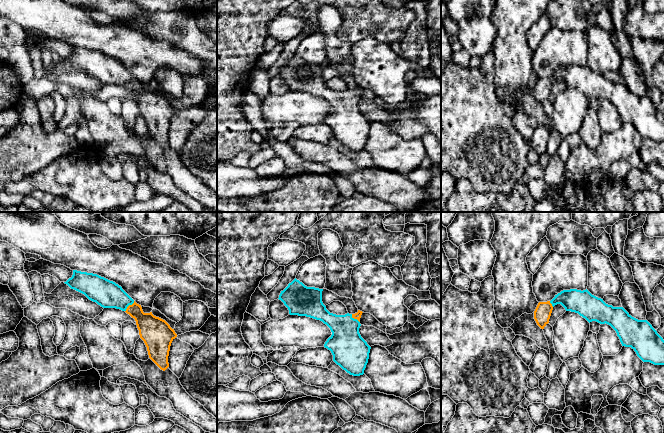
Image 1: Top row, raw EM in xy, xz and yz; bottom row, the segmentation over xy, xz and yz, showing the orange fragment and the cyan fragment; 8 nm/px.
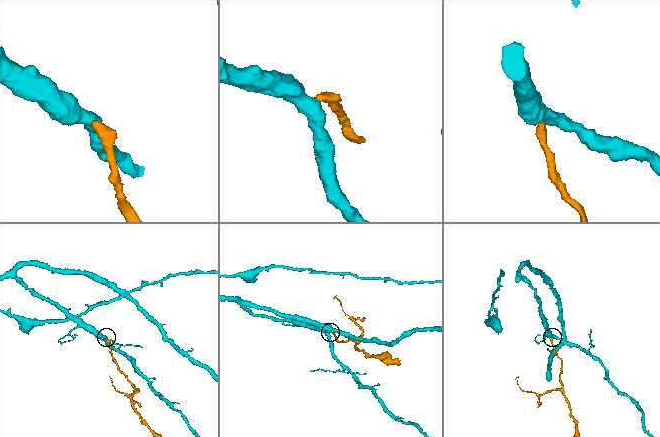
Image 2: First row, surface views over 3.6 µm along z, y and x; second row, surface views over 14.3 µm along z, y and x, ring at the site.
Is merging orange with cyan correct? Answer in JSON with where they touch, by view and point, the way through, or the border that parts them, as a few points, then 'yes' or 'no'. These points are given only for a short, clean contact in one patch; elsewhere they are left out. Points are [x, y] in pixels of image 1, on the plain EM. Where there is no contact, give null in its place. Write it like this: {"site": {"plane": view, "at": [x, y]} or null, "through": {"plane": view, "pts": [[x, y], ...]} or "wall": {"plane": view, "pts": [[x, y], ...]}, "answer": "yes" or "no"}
{"site": {"plane": "xy", "at": [128, 82]}, "through": {"plane": "xy", "pts": [[150, 103], [128, 82], [118, 74], [106, 69]]}, "answer": "yes"}

